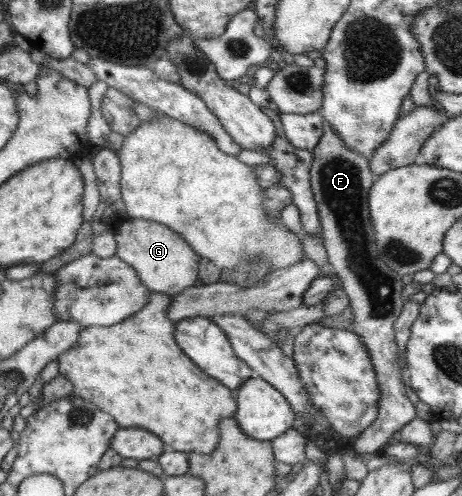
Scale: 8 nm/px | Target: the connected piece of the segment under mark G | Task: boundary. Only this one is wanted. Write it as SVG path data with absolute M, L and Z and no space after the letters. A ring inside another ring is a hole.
M127 219L113 232L116 256L137 271L141 282L153 292L172 297L180 290L196 286L200 256L184 238L160 222L145 219Z

